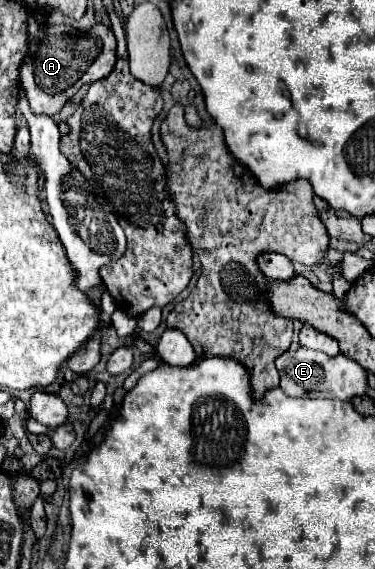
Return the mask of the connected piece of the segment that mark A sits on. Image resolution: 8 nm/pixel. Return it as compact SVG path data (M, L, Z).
M93 25L89 31L77 31L73 27L57 27L57 29L61 29L63 35L45 33L41 37L41 41L37 43L37 47L25 53L25 59L23 59L21 67L19 67L21 89L25 91L25 97L27 97L29 107L31 107L33 113L55 115L81 89L81 85L95 83L97 79L109 75L113 65L115 65L115 35L113 35L113 31L109 27Z

